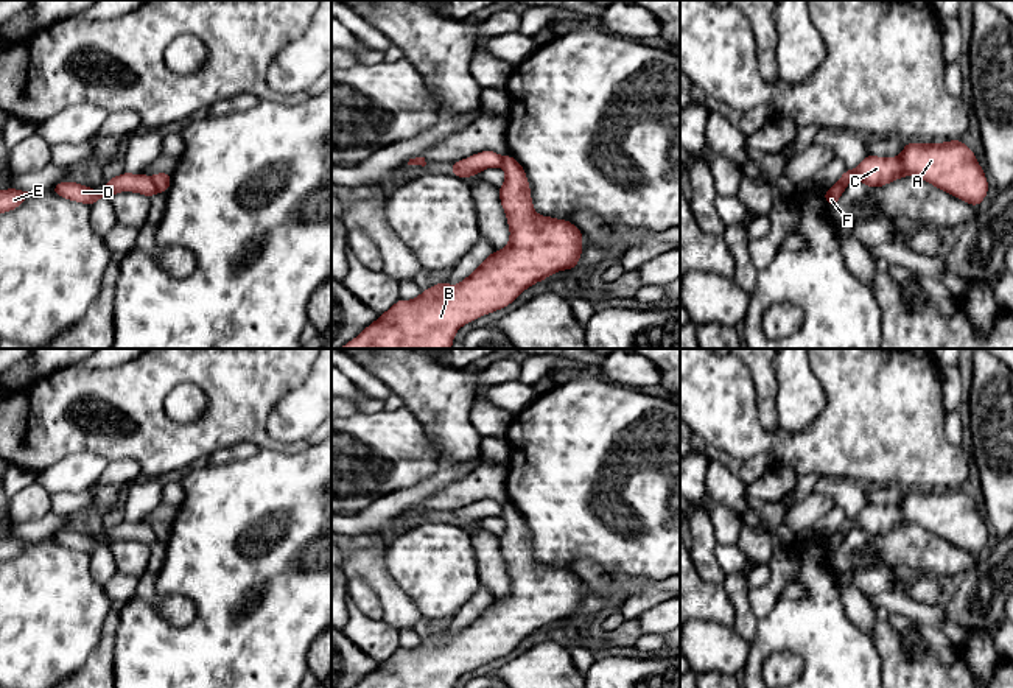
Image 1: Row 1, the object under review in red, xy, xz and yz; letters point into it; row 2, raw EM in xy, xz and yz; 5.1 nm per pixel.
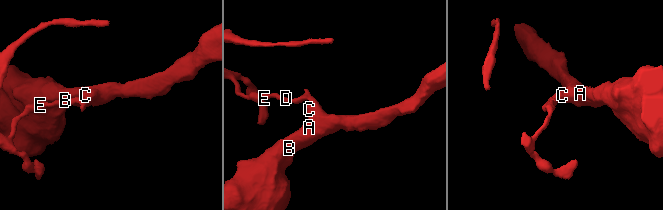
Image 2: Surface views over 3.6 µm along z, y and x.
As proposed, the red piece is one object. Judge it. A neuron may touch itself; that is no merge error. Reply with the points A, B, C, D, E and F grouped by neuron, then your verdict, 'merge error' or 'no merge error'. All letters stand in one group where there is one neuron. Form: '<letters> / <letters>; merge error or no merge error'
A B C / D E F; merge error

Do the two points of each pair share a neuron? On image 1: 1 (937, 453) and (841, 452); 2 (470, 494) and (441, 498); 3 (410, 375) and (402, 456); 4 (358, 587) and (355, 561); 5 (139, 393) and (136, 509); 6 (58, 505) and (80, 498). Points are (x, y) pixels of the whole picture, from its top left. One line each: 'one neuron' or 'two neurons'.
1: one neuron
2: one neuron
3: two neurons
4: two neurons
5: two neurons
6: one neuron

